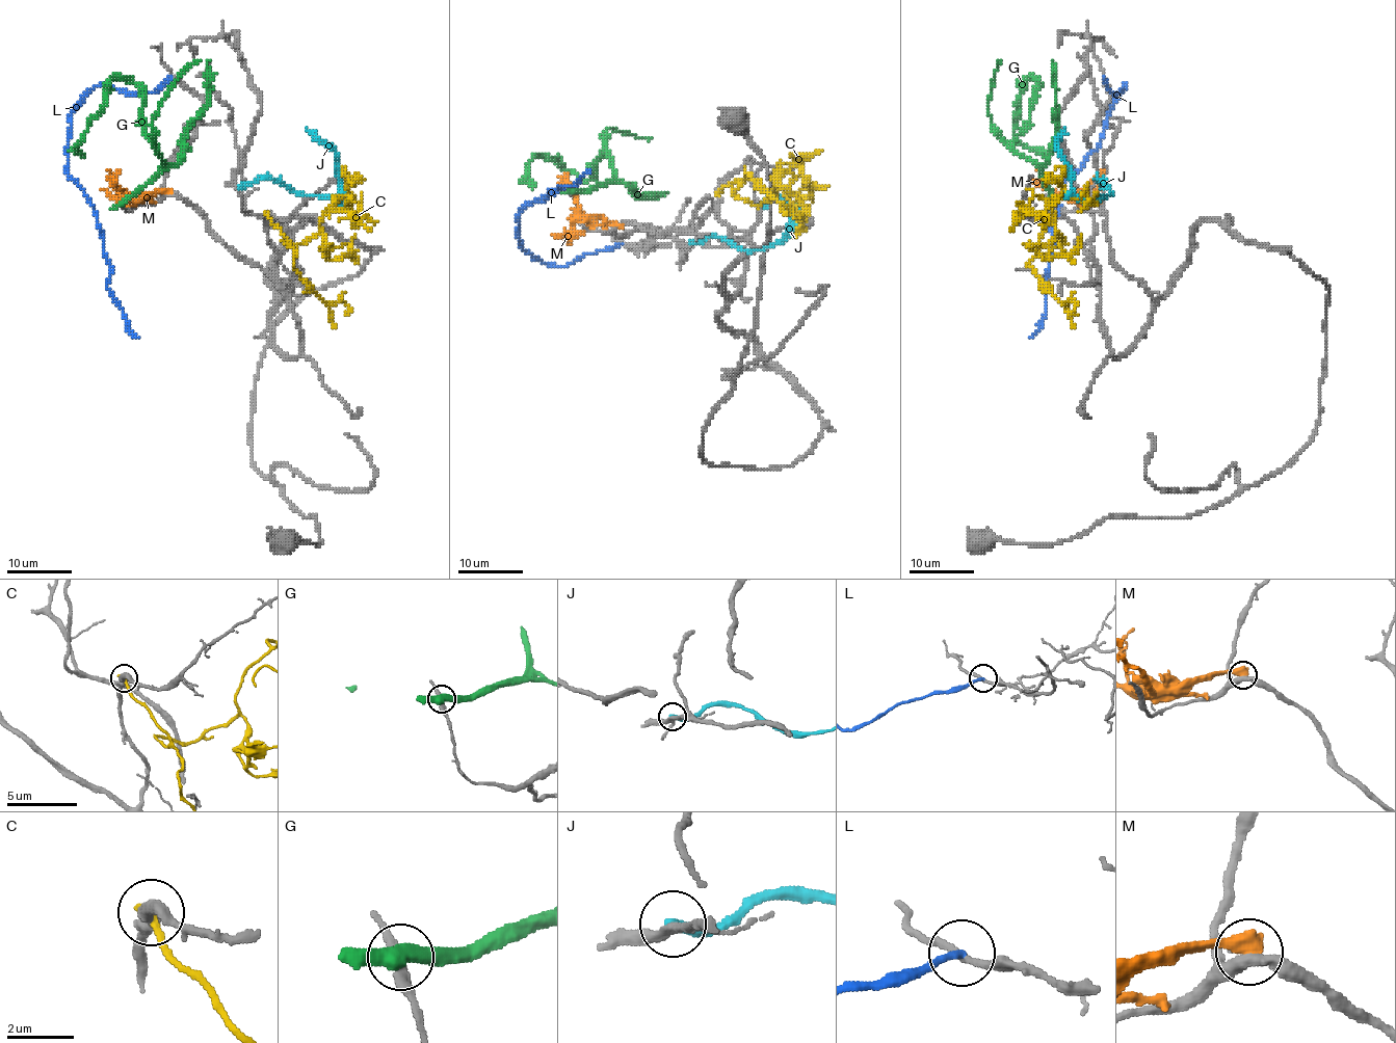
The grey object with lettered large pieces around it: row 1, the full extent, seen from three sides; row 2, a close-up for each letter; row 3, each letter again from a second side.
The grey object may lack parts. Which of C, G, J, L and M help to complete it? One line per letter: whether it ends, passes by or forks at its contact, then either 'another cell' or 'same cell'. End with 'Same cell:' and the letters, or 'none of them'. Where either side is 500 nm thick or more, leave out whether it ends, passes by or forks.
C: it ends; another cell
G: it passes by; another cell
J: it ends; another cell
L: it ends; another cell
M: another cell
Same cell: none of them

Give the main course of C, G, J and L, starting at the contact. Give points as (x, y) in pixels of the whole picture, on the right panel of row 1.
C: (1053, 214), (1039, 243), (1046, 246), (1063, 241), (1054, 214), (1033, 196), (1027, 206), (1043, 215), (1062, 191)
G: (1051, 203), (1042, 170), (1012, 144), (1027, 124), (1038, 85), (1030, 77), (1017, 106), (1013, 135), (1046, 157)
J: (1103, 188), (1098, 179), (1109, 194), (1091, 203), (1074, 193), (1072, 170), (1059, 146), (1063, 129)
L: (1103, 77), (1110, 92), (1127, 85), (1106, 117), (1103, 138), (1062, 185), (1051, 225), (1046, 311), (1030, 338)

